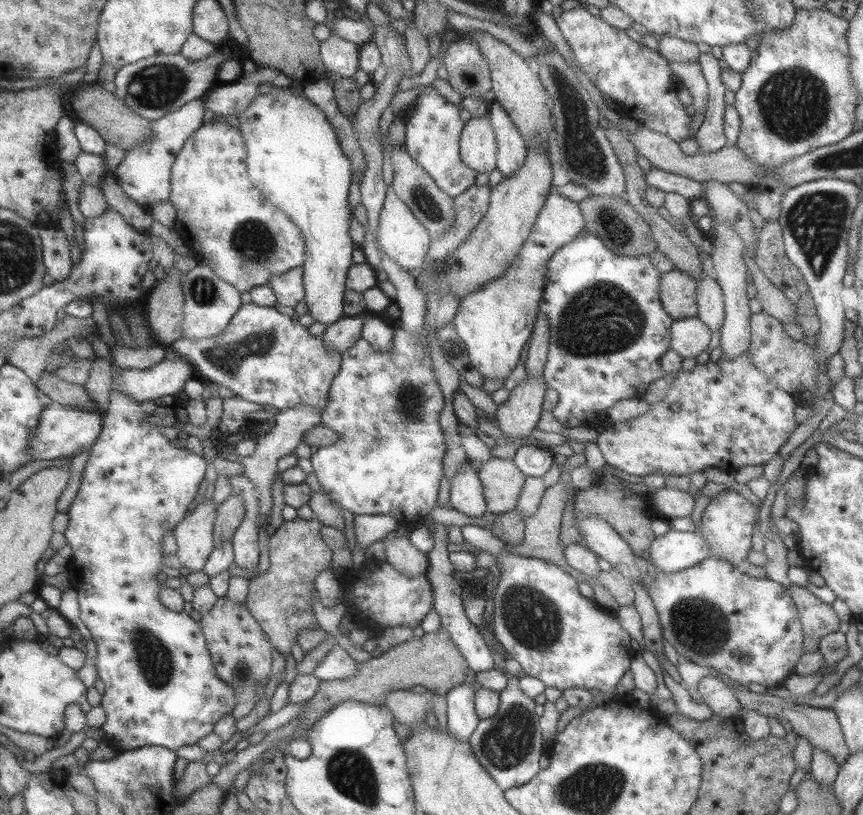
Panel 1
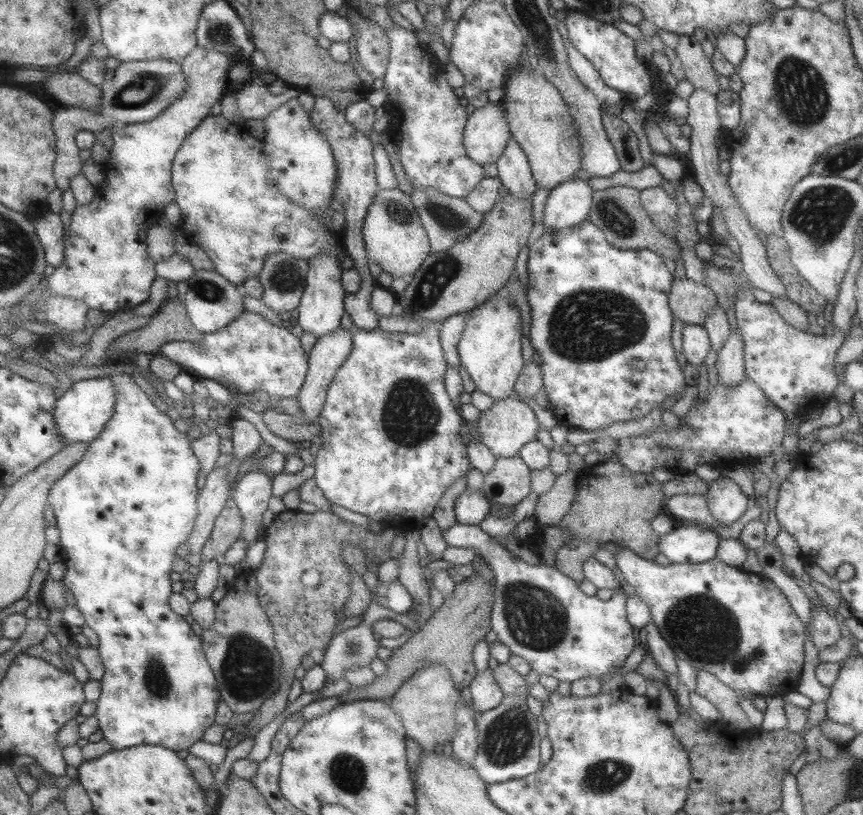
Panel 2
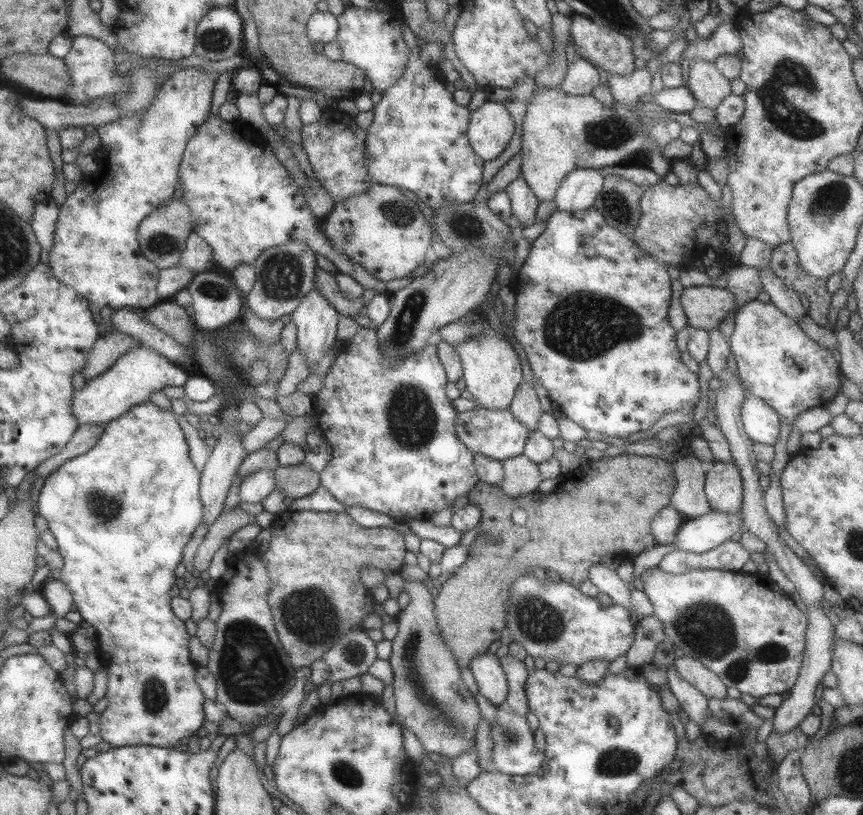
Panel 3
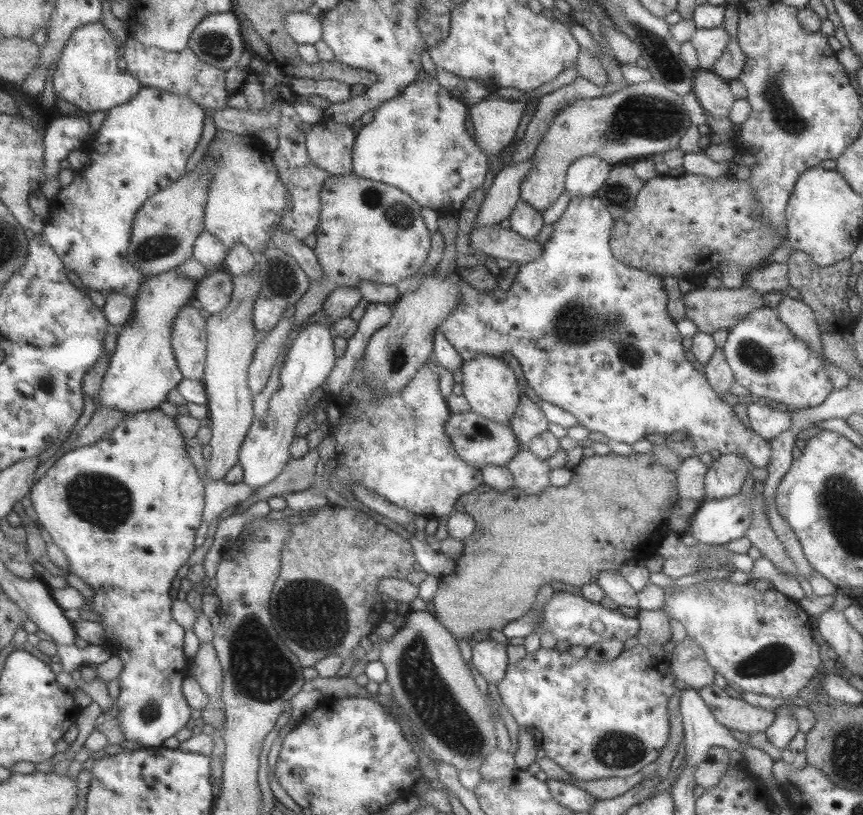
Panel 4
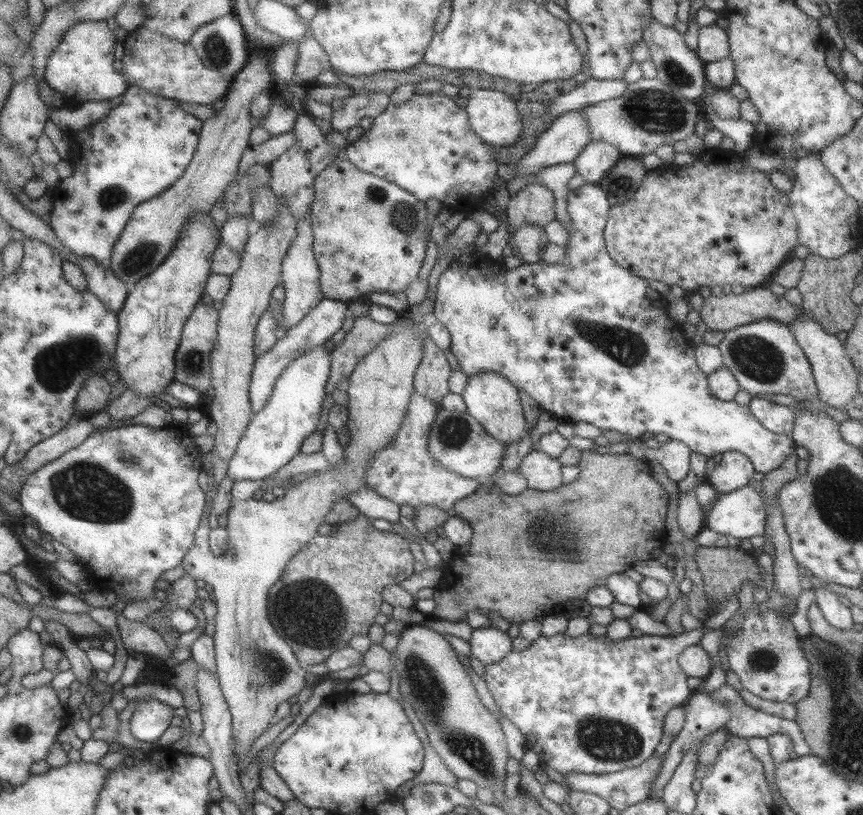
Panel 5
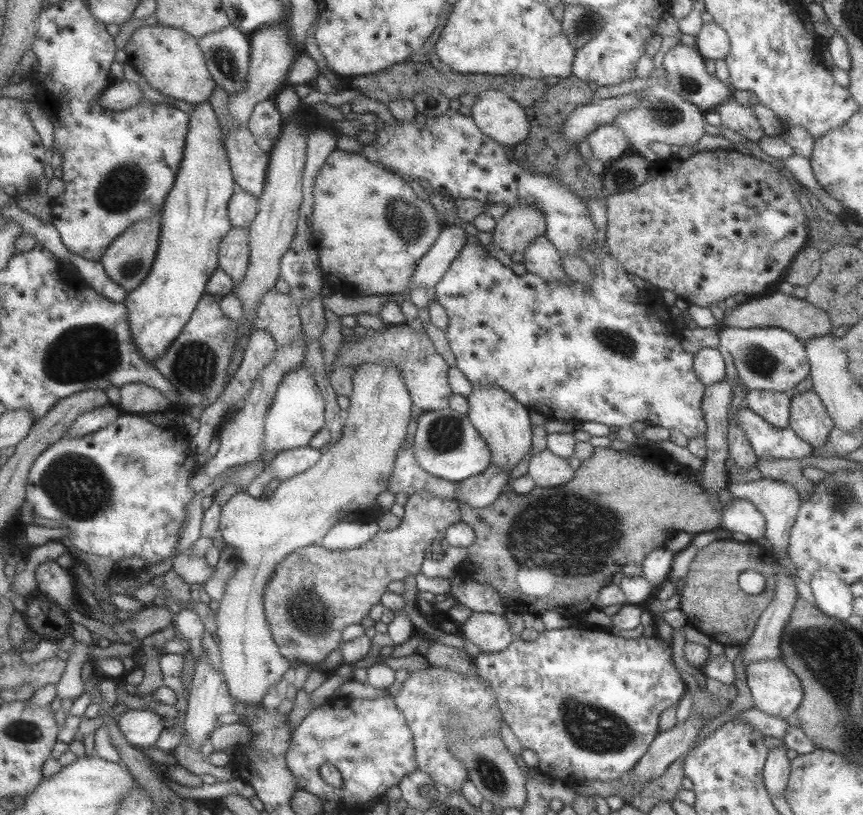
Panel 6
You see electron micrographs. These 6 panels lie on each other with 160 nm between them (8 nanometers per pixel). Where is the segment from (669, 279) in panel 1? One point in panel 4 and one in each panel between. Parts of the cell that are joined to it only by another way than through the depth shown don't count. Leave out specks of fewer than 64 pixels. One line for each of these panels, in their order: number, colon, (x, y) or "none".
2: (689, 301)
3: (705, 307)
4: (709, 309)

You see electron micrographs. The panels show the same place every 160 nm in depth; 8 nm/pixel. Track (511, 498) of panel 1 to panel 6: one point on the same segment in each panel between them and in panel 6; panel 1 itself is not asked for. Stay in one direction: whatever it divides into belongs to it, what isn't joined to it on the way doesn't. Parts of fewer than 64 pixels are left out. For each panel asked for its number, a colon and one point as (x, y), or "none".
2: (508, 482)
3: (521, 475)
4: (530, 473)
5: (542, 472)
6: (546, 469)

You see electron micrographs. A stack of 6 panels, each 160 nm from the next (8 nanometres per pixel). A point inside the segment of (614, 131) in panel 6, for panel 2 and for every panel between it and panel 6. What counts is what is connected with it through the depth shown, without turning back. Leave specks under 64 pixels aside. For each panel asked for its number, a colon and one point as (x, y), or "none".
2: (568, 203)
3: (578, 190)
4: (584, 176)
5: (596, 159)

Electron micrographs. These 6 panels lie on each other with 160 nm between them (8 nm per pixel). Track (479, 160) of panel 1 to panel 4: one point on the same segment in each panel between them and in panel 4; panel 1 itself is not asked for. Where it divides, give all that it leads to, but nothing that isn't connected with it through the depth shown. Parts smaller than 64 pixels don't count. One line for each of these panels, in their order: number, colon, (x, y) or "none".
2: (486, 132)
3: (490, 128)
4: (495, 119)

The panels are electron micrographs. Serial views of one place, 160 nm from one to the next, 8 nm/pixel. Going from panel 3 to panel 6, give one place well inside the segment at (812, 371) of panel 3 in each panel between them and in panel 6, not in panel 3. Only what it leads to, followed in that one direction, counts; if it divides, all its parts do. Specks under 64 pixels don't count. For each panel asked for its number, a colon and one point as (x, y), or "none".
4: (766, 358)
5: (763, 356)
6: (768, 358)

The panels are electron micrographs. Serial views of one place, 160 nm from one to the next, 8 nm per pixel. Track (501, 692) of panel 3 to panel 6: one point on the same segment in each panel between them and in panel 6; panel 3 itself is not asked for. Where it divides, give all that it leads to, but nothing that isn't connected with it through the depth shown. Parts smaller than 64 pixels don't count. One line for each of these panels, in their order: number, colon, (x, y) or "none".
4: (489, 658)
5: (488, 645)
6: (489, 632)

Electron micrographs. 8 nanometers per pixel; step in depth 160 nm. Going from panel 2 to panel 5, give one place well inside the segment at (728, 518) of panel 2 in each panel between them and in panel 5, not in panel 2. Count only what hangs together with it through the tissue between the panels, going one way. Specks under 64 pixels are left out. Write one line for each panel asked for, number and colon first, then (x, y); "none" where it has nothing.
3: (722, 483)
4: (724, 478)
5: (735, 470)

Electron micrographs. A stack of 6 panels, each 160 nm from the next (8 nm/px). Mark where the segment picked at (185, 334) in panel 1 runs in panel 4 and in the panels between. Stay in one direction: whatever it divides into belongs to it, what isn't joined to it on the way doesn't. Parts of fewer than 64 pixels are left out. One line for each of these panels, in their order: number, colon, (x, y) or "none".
2: (211, 301)
3: (215, 303)
4: (213, 292)

